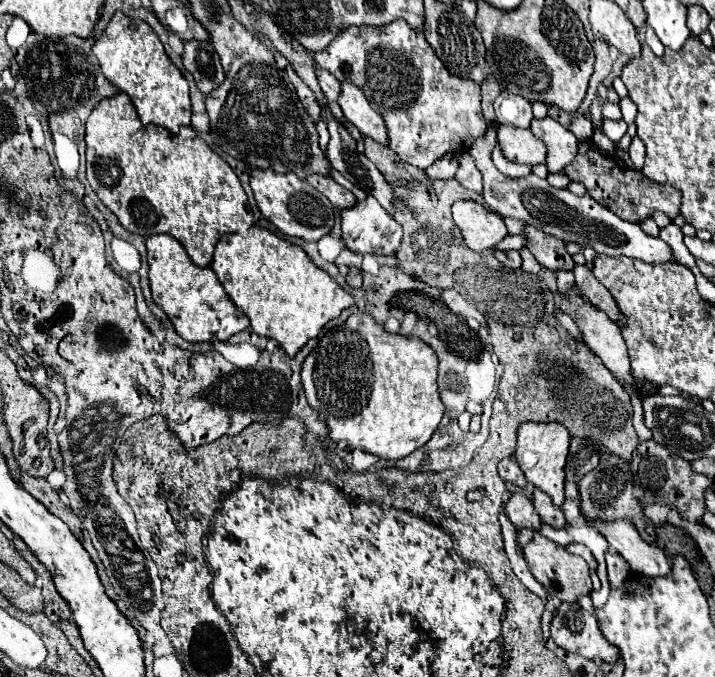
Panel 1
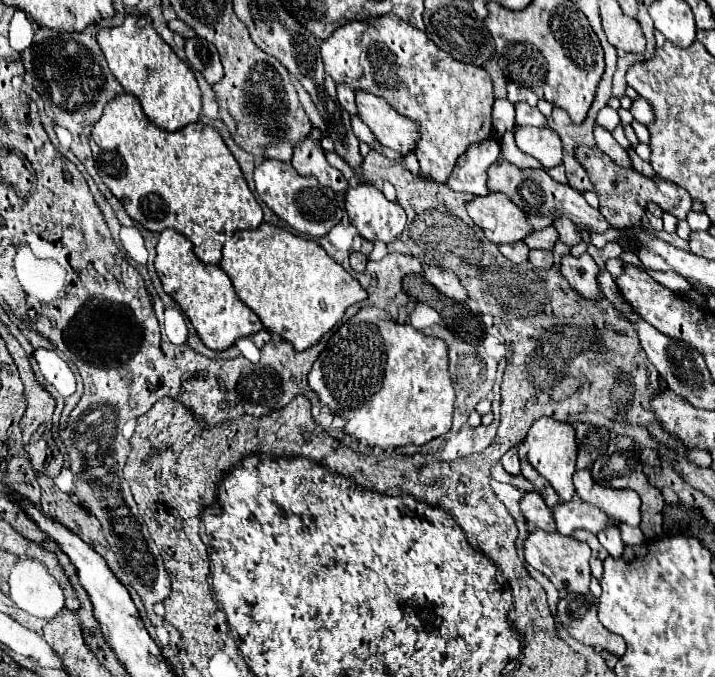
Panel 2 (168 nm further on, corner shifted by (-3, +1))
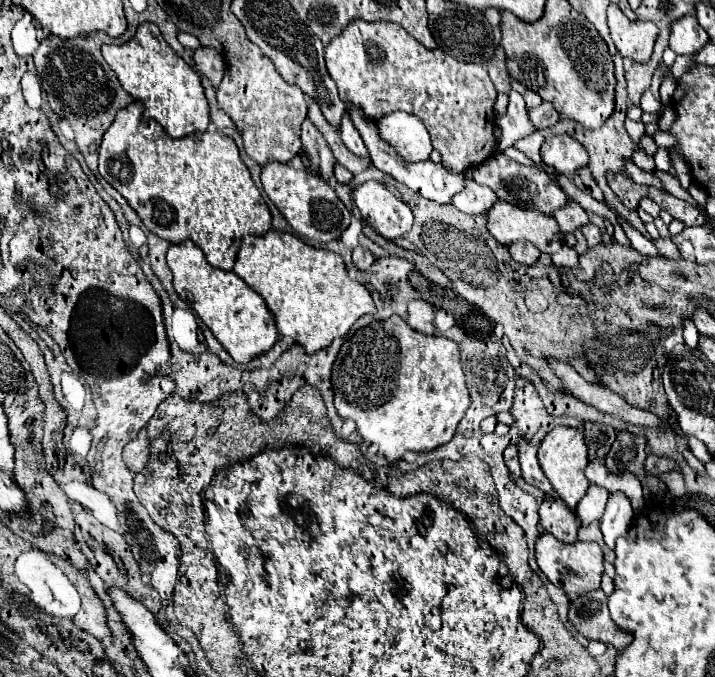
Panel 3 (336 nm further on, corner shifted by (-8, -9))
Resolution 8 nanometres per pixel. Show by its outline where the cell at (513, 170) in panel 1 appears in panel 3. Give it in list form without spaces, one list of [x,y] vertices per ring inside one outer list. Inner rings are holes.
[[[534,132],[532,136],[526,136],[524,140],[518,140],[516,144],[514,144],[514,148],[518,148],[520,152],[524,152],[530,160],[534,160],[534,162],[542,162],[542,158],[540,158],[540,146],[542,146],[542,142],[544,142],[544,136],[540,134],[540,132]]]

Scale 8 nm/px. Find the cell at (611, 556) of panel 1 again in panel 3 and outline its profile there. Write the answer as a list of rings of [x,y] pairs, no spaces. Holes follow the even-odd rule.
[[[612,492],[608,496],[608,504],[600,520],[600,528],[608,548],[614,548],[614,540],[628,532],[632,518],[634,518],[634,510],[630,506],[628,496],[624,496],[622,492]]]

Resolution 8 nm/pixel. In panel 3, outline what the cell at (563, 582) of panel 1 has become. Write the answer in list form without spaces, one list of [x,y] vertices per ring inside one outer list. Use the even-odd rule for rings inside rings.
[[[542,534],[536,542],[536,562],[540,570],[550,578],[552,584],[562,588],[566,594],[586,594],[600,588],[600,578],[604,574],[604,552],[594,542],[572,542],[564,544],[552,534]]]

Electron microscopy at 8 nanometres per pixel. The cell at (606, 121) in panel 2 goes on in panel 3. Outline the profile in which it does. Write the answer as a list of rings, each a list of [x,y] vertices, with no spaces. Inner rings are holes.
[[[626,120],[626,130],[634,142],[644,136],[644,122],[642,120]]]

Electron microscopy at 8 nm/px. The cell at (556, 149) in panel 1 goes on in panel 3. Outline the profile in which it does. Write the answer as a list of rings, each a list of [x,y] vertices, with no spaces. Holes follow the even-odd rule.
[[[510,90],[508,112],[506,112],[506,116],[496,120],[496,130],[494,130],[496,140],[498,140],[498,150],[506,150],[506,148],[514,146],[516,140],[532,134],[534,130],[536,128],[528,120],[528,114],[526,114],[524,98],[516,90]]]

